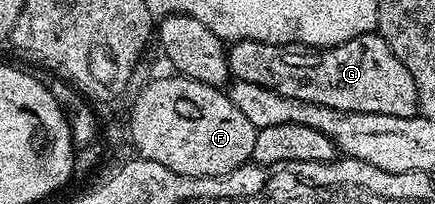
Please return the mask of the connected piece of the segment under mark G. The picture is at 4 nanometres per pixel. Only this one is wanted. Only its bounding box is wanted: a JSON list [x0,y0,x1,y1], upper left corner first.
[229,32,418,118]

